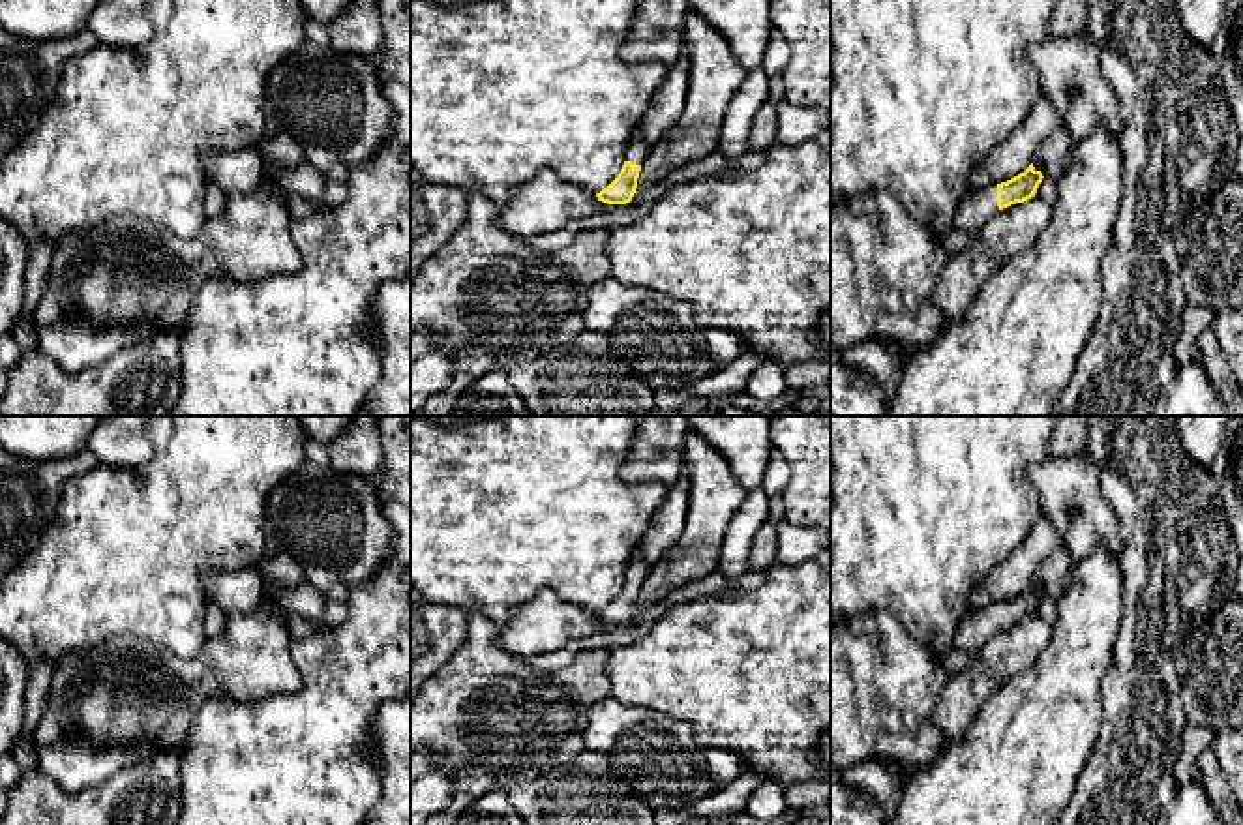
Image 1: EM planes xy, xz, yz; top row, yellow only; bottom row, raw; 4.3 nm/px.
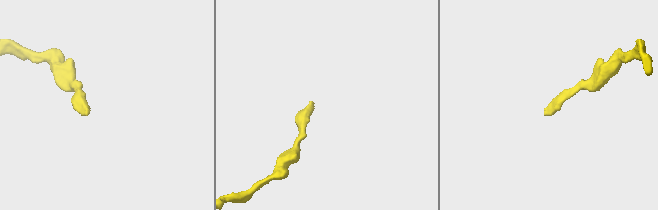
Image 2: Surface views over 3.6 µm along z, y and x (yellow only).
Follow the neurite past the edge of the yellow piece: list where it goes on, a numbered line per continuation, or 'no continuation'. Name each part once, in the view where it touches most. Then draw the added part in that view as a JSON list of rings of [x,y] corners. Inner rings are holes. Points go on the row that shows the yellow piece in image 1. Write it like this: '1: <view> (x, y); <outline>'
1: yz (972, 214); [[[997,184],[969,193],[954,214],[954,227],[967,234],[981,232],[984,223],[997,214]]]

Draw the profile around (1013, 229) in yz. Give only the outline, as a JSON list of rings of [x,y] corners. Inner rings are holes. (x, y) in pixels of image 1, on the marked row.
[[[1039,197],[997,210],[979,238],[960,253],[949,255],[932,302],[947,319],[962,317],[981,287],[1014,255],[1035,244],[1052,219],[1052,206]]]

